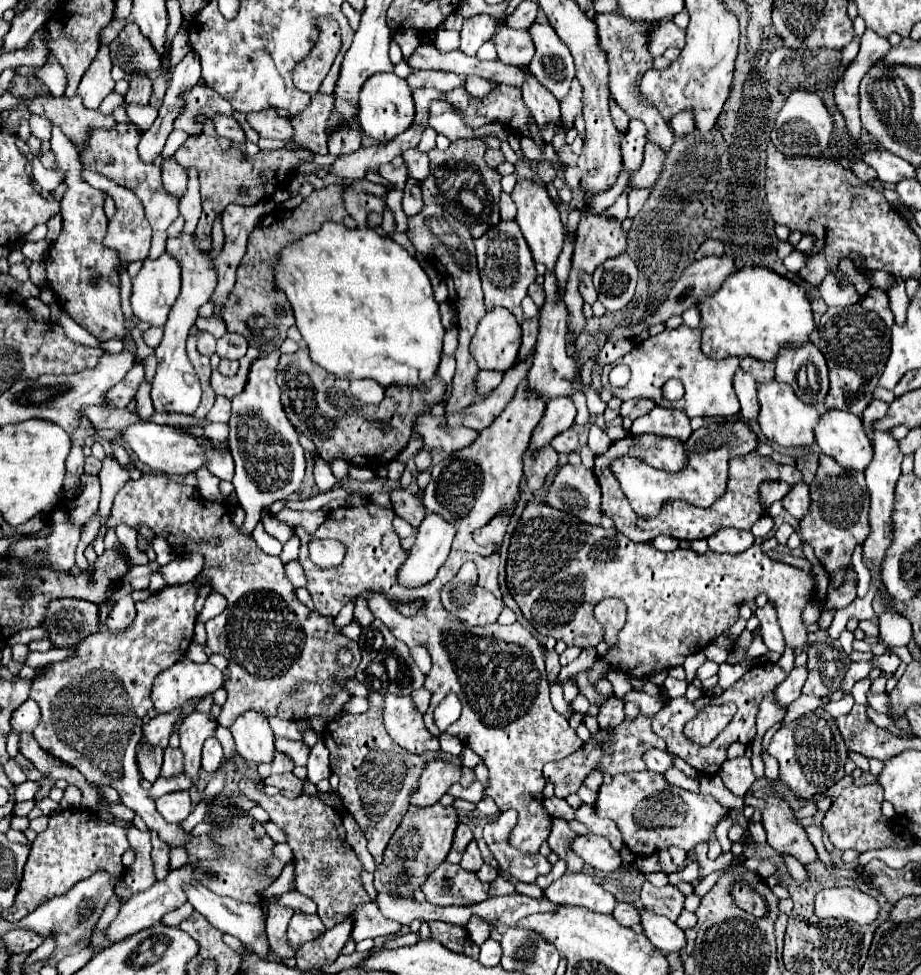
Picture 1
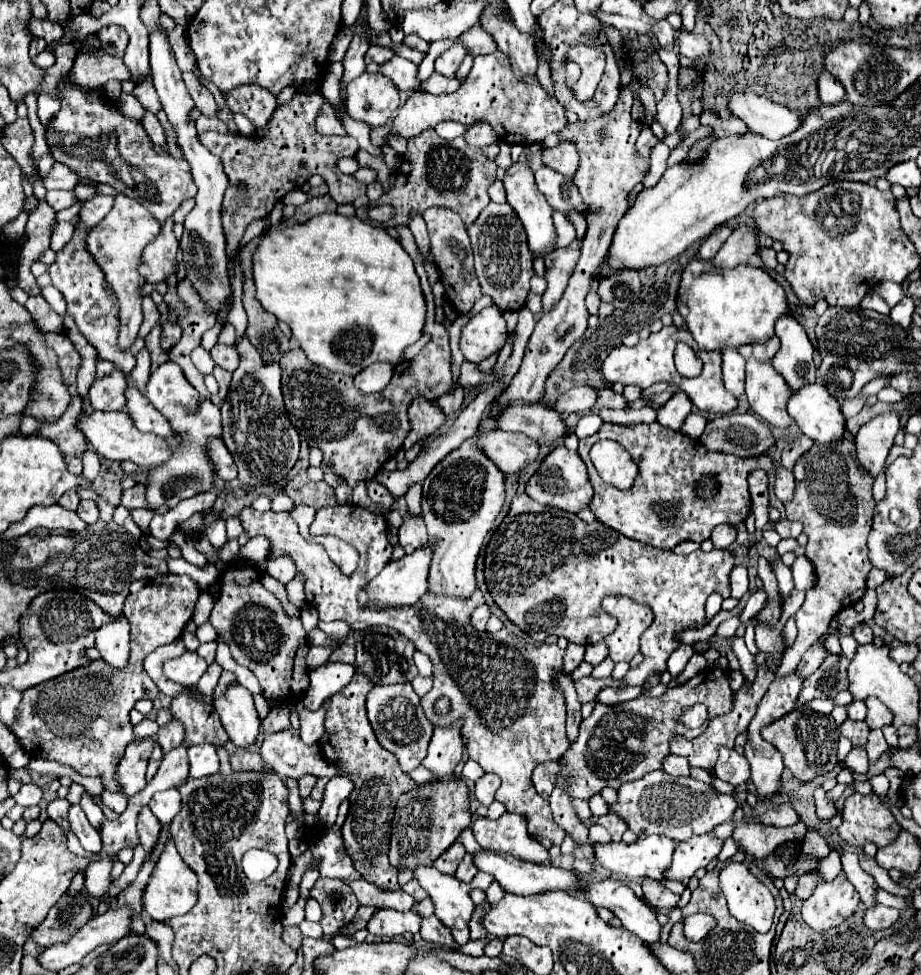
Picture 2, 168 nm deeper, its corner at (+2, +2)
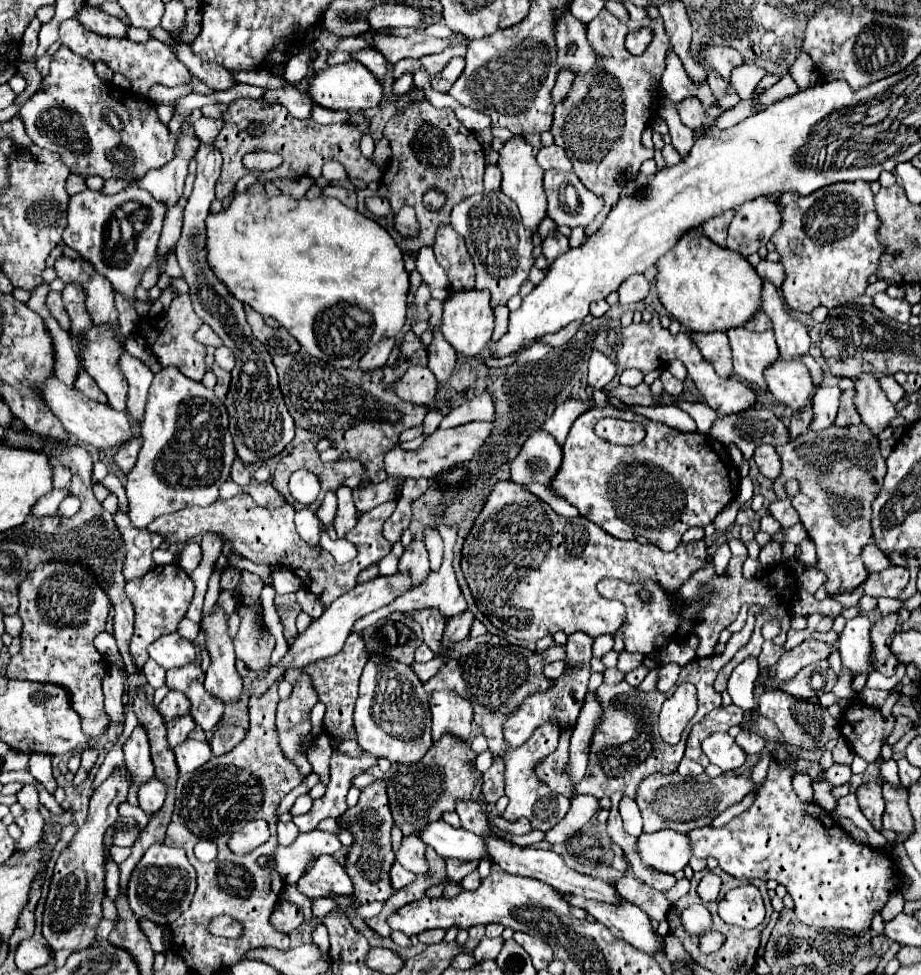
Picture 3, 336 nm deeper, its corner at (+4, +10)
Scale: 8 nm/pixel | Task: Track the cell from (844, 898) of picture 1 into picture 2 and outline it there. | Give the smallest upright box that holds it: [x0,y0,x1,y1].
[865,905,899,931]

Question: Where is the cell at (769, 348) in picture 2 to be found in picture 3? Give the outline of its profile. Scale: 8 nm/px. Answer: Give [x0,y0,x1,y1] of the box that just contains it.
[747,313,773,333]

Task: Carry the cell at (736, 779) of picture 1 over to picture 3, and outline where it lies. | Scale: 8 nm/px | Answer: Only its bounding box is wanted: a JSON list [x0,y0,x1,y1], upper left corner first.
[701,733,745,773]

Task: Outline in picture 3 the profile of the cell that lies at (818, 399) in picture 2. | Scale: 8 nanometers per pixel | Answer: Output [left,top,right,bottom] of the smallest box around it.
[765,359,817,411]

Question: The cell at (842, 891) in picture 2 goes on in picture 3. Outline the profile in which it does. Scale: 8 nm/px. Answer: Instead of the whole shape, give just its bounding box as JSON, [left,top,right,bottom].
[687,761,899,933]

